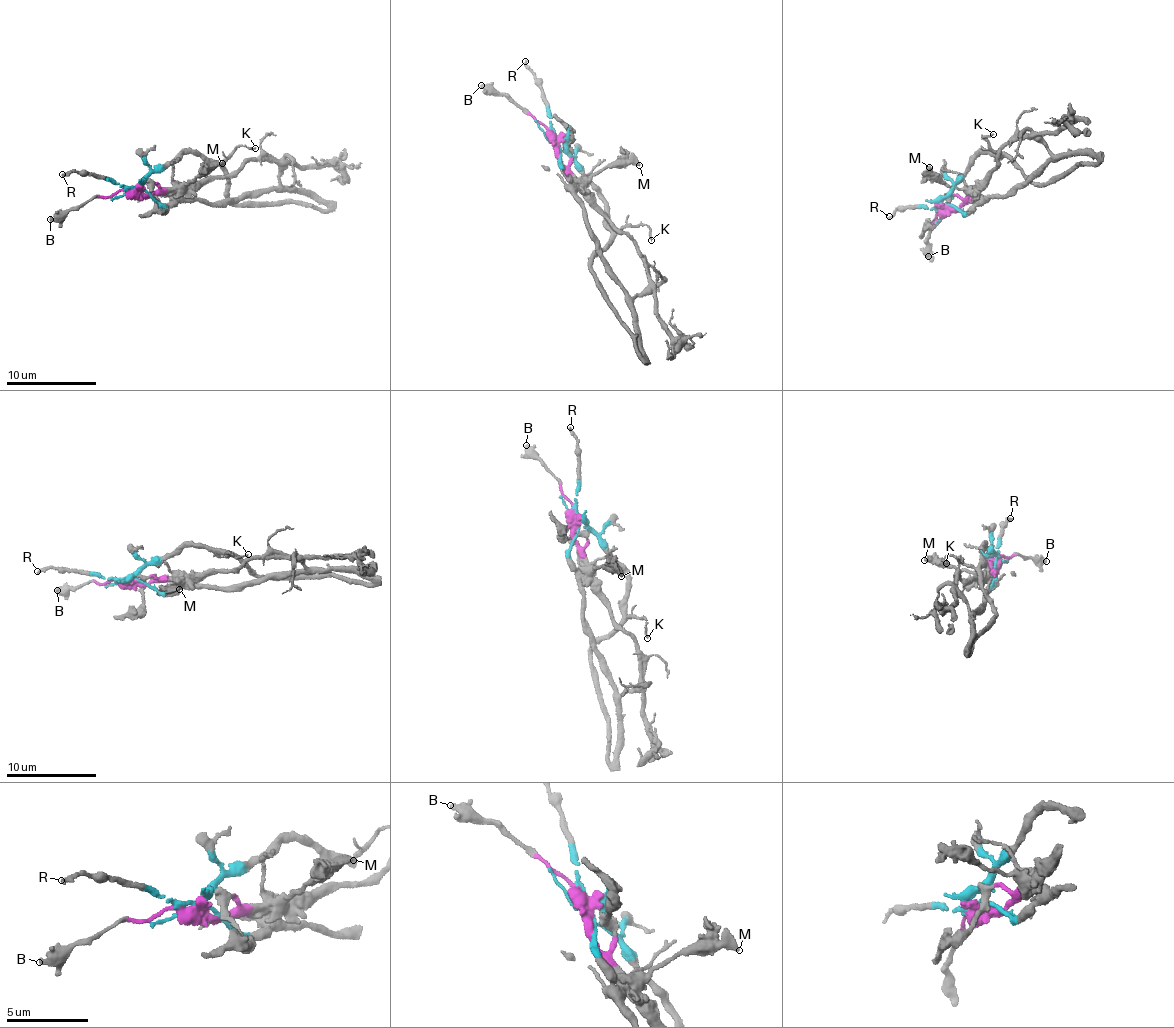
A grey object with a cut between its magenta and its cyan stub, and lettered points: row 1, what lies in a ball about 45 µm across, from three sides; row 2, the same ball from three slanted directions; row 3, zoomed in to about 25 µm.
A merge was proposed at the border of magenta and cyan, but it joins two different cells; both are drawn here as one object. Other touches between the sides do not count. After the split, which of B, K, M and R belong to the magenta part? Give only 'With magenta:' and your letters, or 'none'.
With magenta: B, M

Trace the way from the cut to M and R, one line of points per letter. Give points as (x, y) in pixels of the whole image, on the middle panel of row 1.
M: (555, 140), (558, 162), (577, 177), (595, 176), (629, 163), (640, 165)
R: (556, 141), (542, 86), (524, 61)

